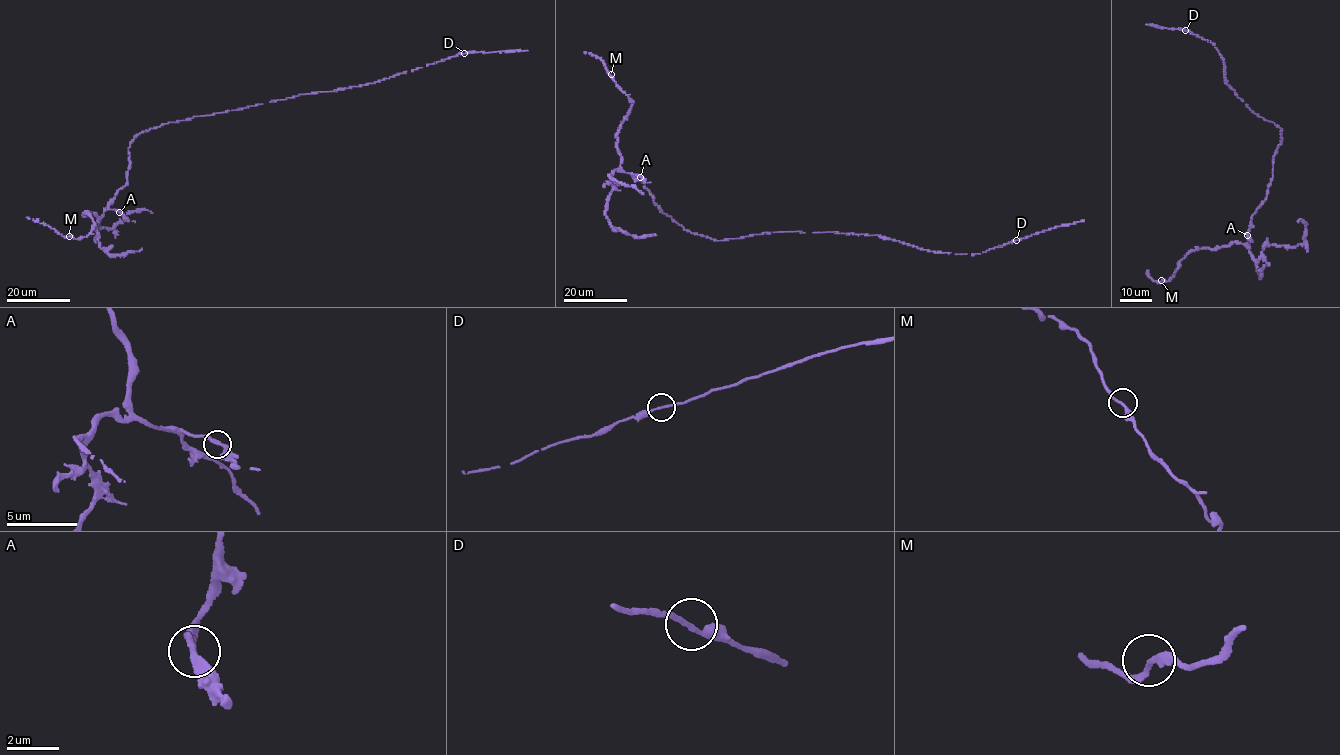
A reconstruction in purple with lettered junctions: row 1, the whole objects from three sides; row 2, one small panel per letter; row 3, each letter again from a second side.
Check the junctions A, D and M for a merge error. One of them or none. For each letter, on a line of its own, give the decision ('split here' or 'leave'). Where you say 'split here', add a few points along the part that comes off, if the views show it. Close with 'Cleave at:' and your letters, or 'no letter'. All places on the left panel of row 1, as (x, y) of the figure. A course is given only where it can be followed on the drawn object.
A: leave
D: leave
M: leave
Cleave at: no letter

